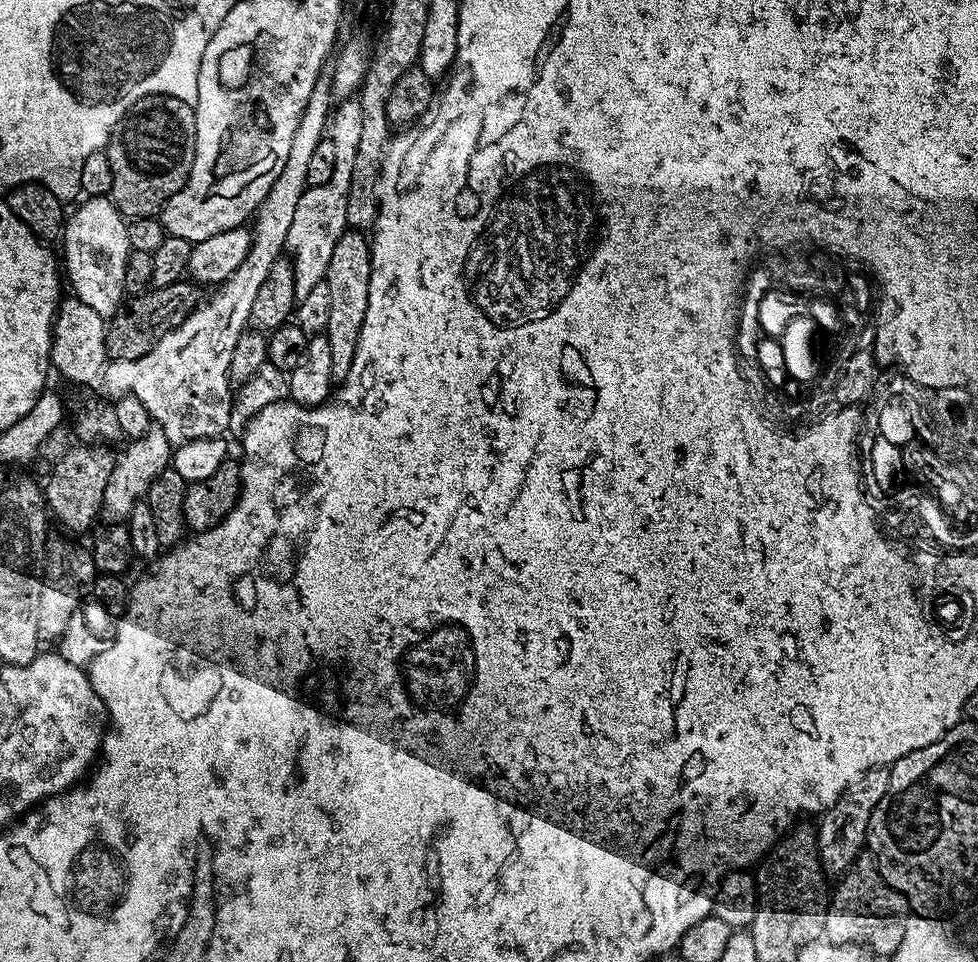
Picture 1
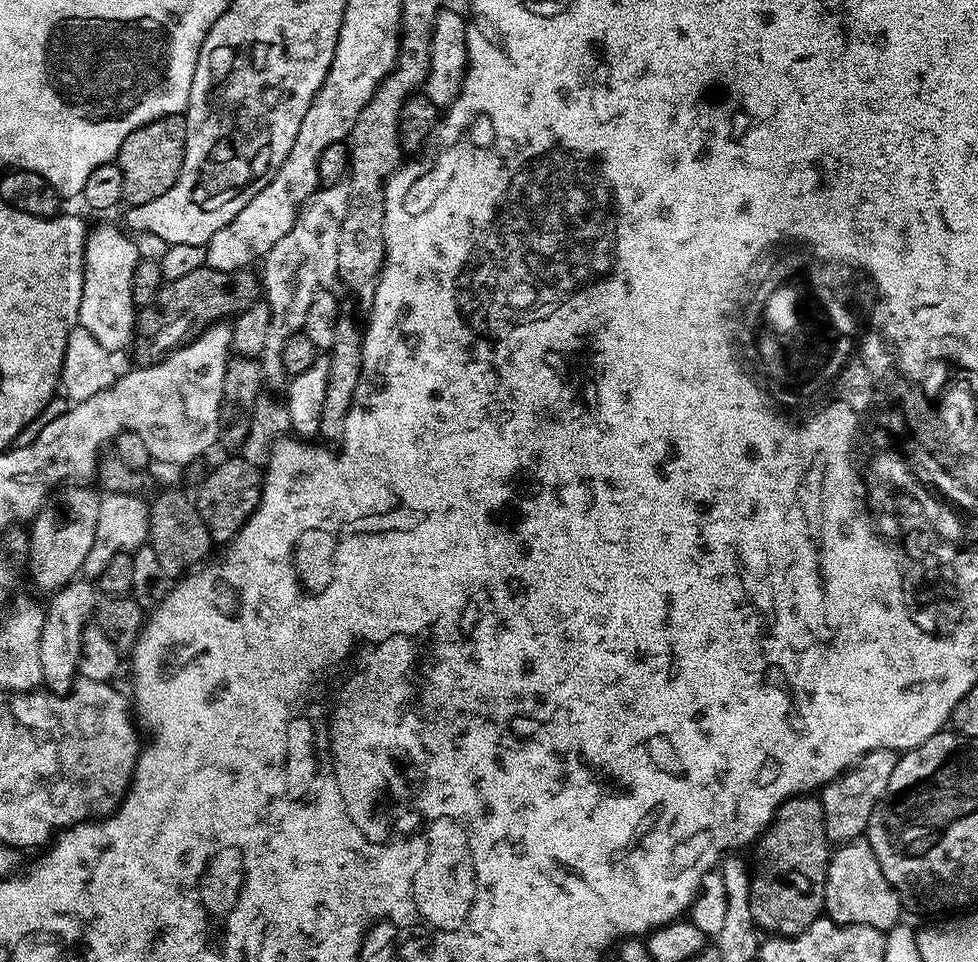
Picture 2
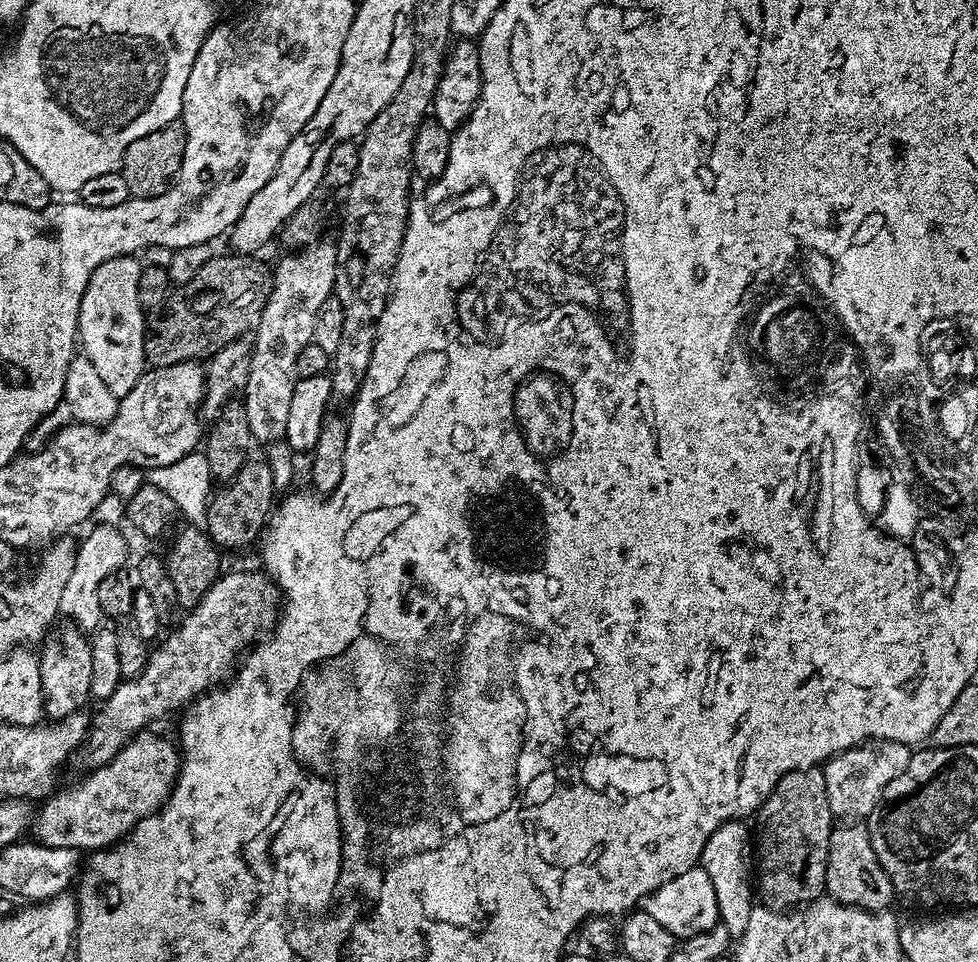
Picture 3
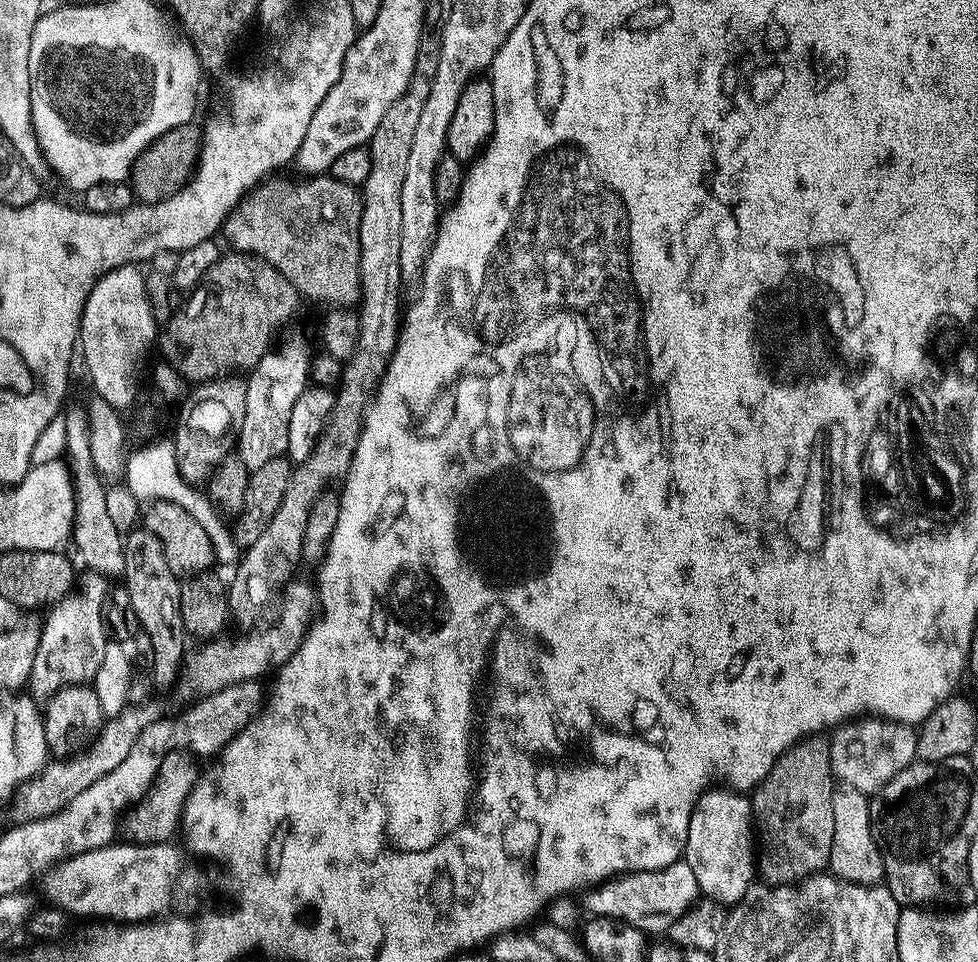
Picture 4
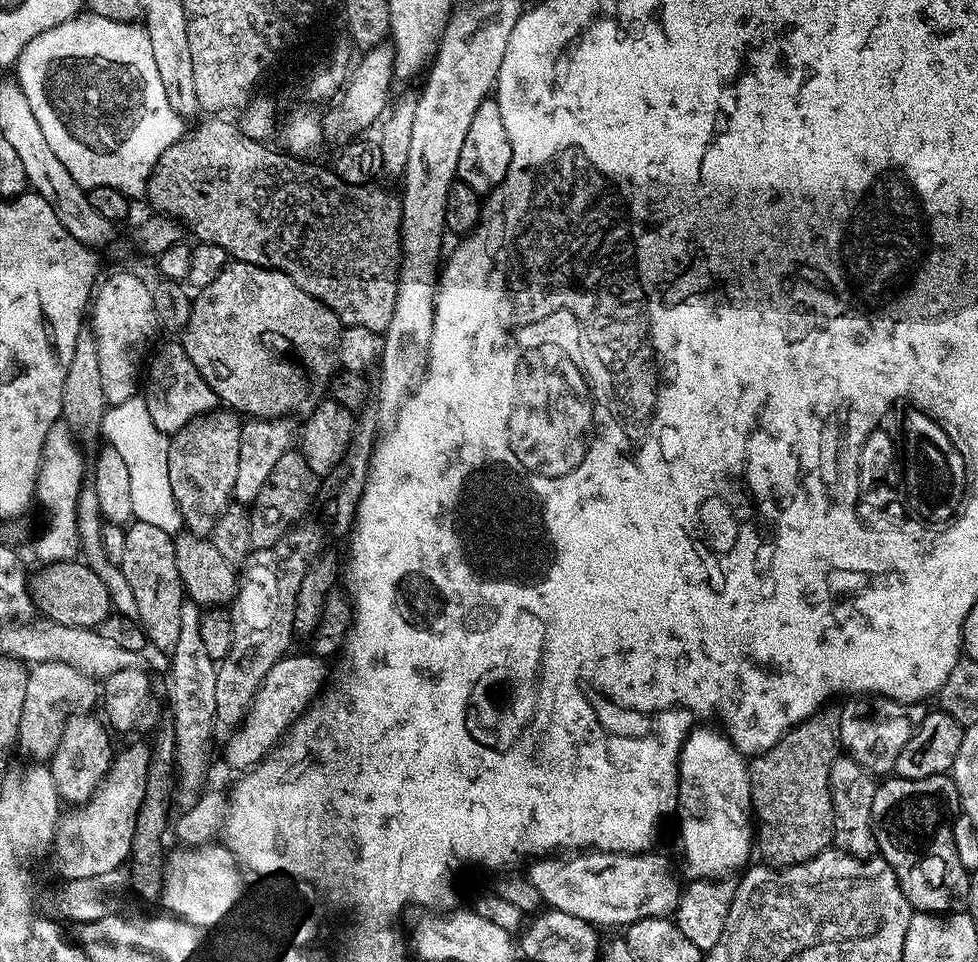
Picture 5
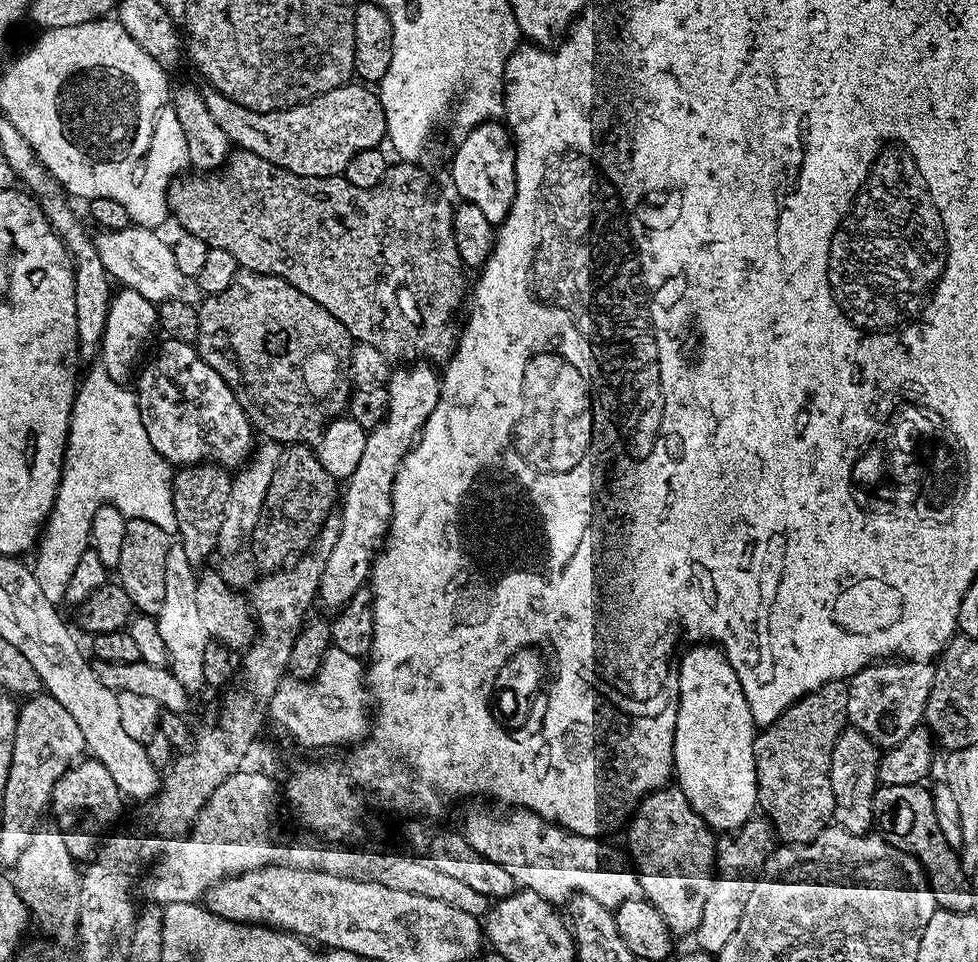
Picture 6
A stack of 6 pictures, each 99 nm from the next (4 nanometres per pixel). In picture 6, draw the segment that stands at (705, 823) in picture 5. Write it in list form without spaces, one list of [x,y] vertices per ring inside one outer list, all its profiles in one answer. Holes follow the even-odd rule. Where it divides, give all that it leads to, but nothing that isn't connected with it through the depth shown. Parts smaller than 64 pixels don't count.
[[[700,642],[689,648],[692,649],[685,656],[683,653],[678,660],[680,702],[676,705],[676,729],[672,747],[674,780],[682,794],[686,794],[686,802],[690,802],[690,806],[708,823],[713,833],[727,834],[753,819],[758,808],[752,715],[742,694],[738,674],[734,674],[728,665],[723,650],[711,642]]]

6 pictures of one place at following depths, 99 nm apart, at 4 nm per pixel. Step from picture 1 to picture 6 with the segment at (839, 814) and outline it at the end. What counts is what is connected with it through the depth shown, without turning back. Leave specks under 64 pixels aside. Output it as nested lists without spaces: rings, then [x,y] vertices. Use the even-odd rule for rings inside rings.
[[[892,658],[887,662],[877,662],[866,666],[847,681],[846,714],[849,725],[858,729],[862,734],[866,734],[866,738],[870,738],[870,742],[874,742],[876,747],[881,750],[898,746],[898,742],[902,742],[902,738],[906,738],[906,734],[910,734],[910,730],[921,727],[926,702],[930,698],[930,690],[935,677],[935,667],[926,660]]]

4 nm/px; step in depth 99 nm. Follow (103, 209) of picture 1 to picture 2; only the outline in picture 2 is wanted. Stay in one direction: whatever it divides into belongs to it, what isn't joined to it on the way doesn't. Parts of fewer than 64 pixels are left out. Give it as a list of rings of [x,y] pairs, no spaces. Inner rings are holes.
[[[100,224],[93,232],[91,229],[87,233],[84,242],[84,285],[82,286],[82,298],[78,305],[80,310],[79,327],[90,330],[90,334],[94,334],[94,338],[98,338],[98,342],[110,354],[116,354],[123,348],[125,351],[131,345],[136,330],[138,311],[136,305],[132,303],[130,278],[134,278],[134,266],[141,258],[133,237],[123,227],[120,228],[115,228],[112,224]]]

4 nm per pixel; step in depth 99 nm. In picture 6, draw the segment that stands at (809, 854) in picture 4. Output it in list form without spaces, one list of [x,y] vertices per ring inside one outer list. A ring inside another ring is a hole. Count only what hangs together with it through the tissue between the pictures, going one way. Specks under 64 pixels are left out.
[[[845,681],[826,682],[801,700],[795,700],[773,724],[763,725],[755,733],[752,745],[758,808],[785,845],[808,844],[833,823],[830,758],[834,754],[834,742],[849,727],[847,697]]]

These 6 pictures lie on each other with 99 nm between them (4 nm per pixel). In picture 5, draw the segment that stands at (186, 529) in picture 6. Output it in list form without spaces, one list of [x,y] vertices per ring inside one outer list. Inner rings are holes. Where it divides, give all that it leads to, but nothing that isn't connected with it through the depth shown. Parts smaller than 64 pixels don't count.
[[[213,410],[206,416],[190,421],[182,430],[171,433],[168,441],[168,473],[174,502],[180,508],[183,527],[193,536],[207,537],[221,512],[233,499],[234,478],[238,478],[238,446],[241,417],[231,410]]]

